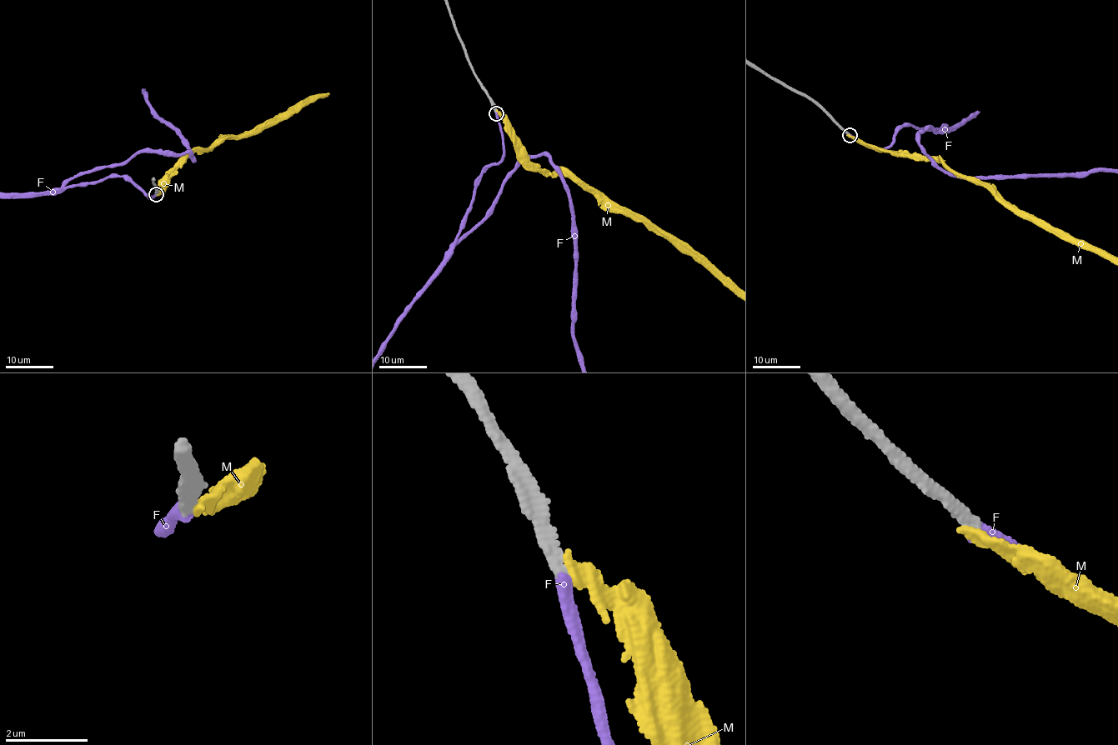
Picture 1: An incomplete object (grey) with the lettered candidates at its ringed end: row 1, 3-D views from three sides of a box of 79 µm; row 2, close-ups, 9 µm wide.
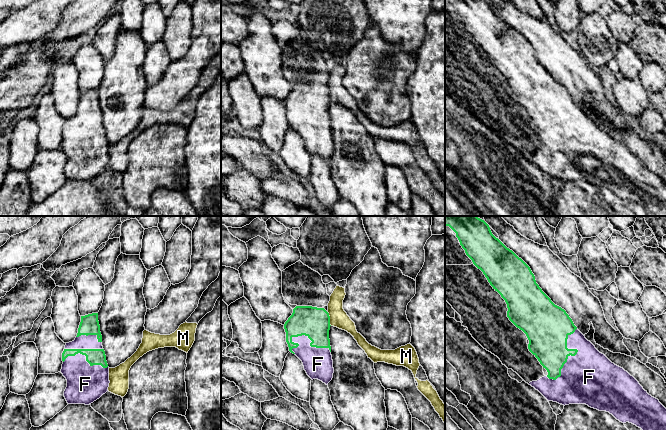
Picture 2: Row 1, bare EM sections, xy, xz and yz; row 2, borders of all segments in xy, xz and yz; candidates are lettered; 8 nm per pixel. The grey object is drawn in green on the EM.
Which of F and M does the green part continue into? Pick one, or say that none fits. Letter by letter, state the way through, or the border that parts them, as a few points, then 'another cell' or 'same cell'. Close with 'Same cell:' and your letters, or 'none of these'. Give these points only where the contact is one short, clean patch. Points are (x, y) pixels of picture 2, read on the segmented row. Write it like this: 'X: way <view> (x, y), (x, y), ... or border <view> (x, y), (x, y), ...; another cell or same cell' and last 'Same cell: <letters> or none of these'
F: same cell
M: another cell
Same cell: F

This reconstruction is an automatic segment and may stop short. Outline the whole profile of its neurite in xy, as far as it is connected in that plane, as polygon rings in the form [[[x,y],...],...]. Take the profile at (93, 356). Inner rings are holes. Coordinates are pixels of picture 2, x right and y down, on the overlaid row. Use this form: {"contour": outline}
{"contour": [[[98,313],[81,316],[77,336],[74,341],[66,343],[62,361],[61,373],[67,380],[64,397],[68,404],[89,405],[108,391],[109,367],[102,346]]]}

